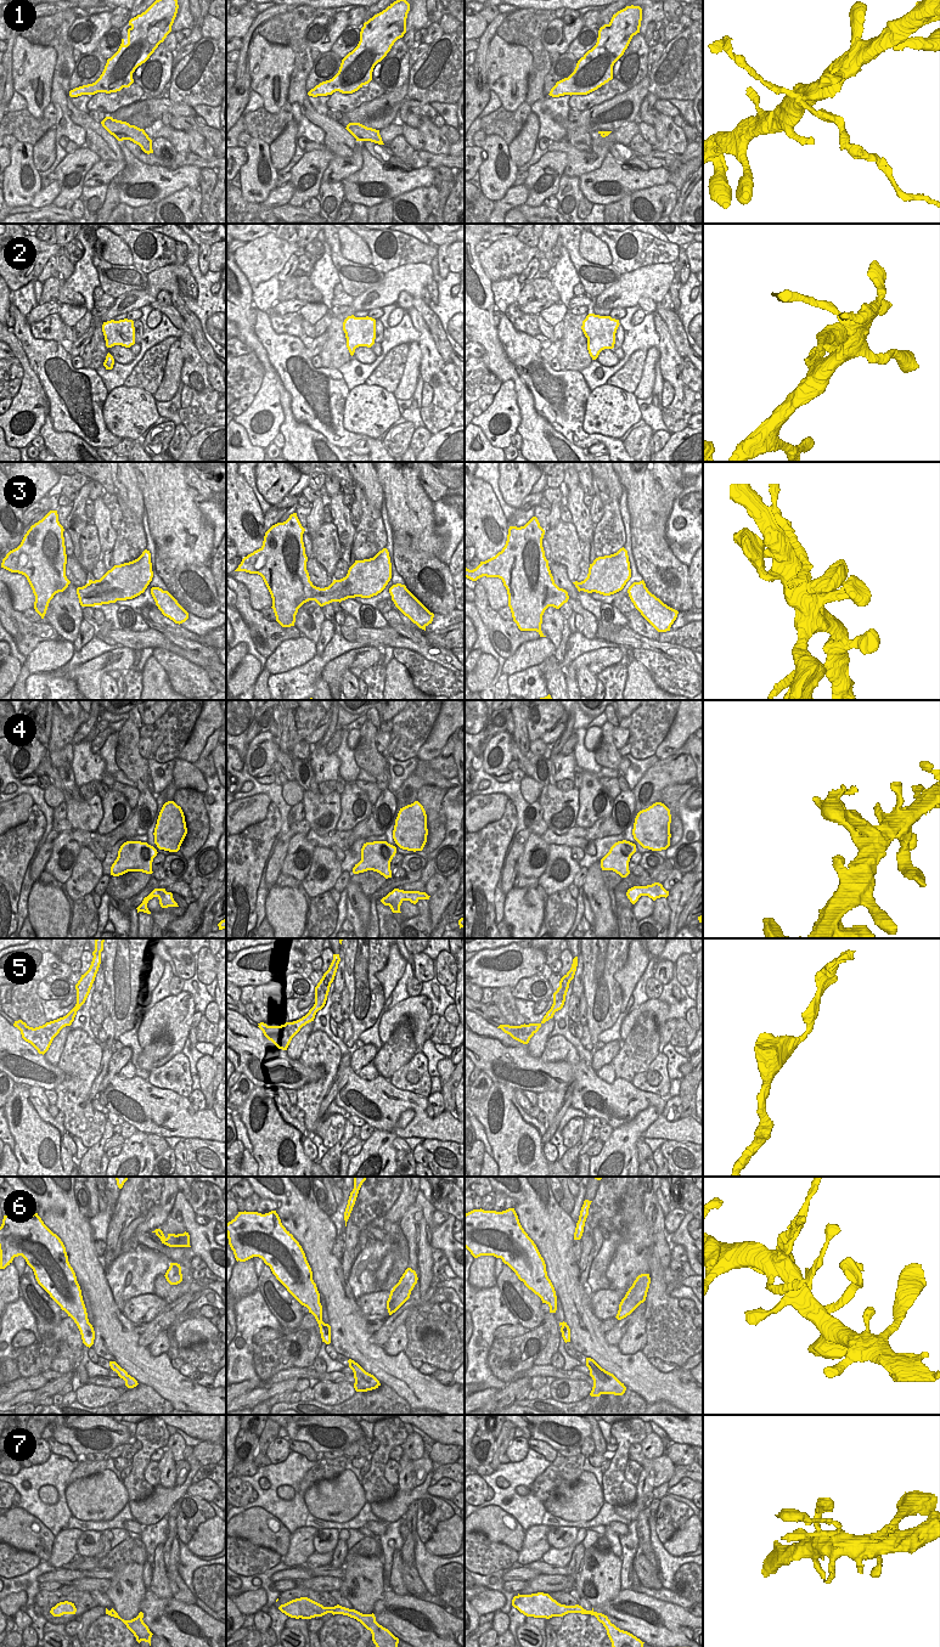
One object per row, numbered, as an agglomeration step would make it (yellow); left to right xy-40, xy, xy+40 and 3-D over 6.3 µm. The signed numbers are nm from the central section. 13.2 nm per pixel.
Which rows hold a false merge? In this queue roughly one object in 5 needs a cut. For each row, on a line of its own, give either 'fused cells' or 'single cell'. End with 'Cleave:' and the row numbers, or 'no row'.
1: fused cells
2: single cell
3: single cell
4: single cell
5: single cell
6: single cell
7: single cell
Cleave: 1

